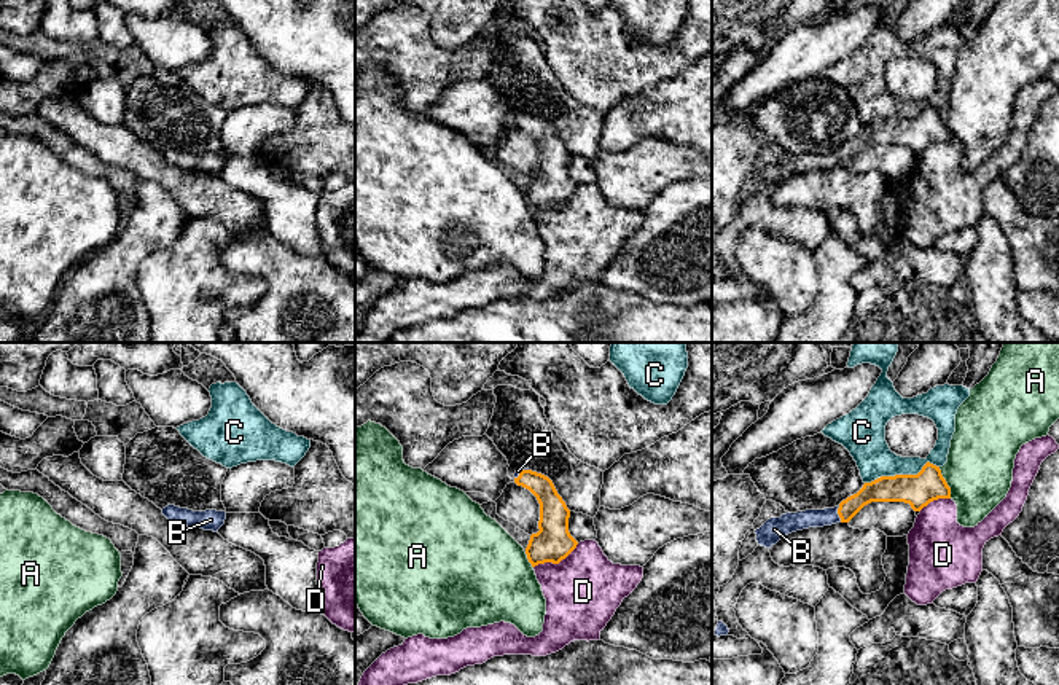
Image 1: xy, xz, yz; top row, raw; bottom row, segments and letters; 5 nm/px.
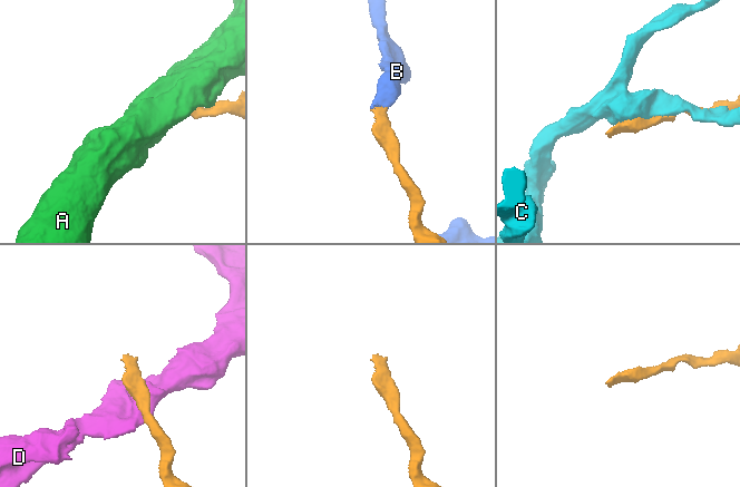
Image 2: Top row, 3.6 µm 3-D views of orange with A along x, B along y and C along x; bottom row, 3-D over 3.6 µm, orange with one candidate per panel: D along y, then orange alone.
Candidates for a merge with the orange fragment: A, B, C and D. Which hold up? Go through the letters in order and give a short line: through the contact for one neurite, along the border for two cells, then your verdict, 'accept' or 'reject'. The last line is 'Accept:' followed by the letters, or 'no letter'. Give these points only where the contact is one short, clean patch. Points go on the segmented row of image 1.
A: line yz (938, 467), (951, 497); reject
B: line yz (881, 489), (868, 493), (838, 513), (790, 523); accept
C: reject
D: reject
Accept: B

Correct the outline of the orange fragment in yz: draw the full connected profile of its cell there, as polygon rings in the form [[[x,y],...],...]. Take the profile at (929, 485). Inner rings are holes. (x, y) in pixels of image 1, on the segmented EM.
[[[927,462],[917,475],[881,476],[865,483],[857,494],[847,497],[834,508],[787,511],[780,518],[771,518],[755,530],[756,542],[771,548],[780,538],[796,530],[849,523],[871,502],[905,502],[914,511],[920,511],[938,499],[951,499],[951,487],[943,478],[940,467]]]

